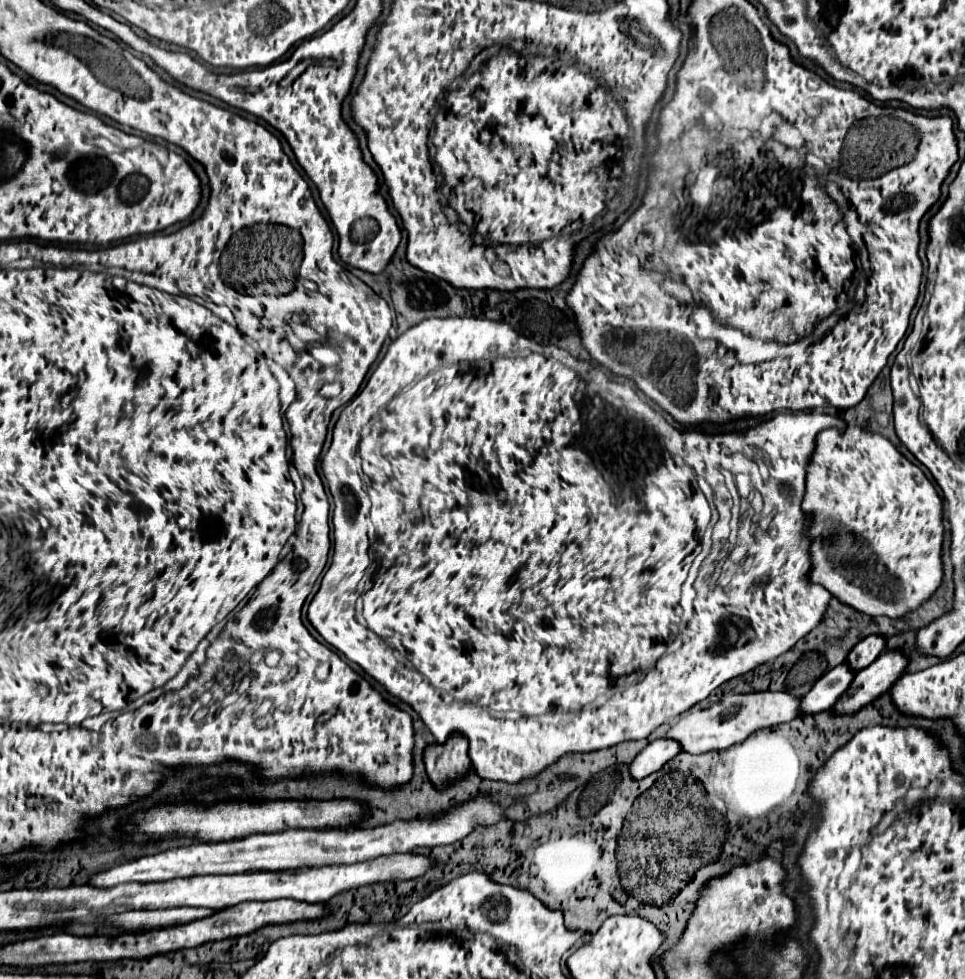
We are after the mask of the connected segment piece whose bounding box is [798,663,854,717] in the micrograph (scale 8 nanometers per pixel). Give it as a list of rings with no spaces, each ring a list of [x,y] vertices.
[[[846,663],[824,673],[812,685],[812,689],[806,695],[802,695],[802,709],[798,711],[798,717],[822,713],[822,711],[828,711],[830,707],[834,707],[834,703],[840,699],[840,695],[850,687],[852,679],[854,679],[854,673],[848,669]]]

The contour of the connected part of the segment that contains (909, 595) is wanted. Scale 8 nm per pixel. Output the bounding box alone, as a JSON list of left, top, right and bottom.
[802,423,942,619]

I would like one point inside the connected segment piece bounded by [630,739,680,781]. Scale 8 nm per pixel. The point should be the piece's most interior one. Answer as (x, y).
(656, 754)

